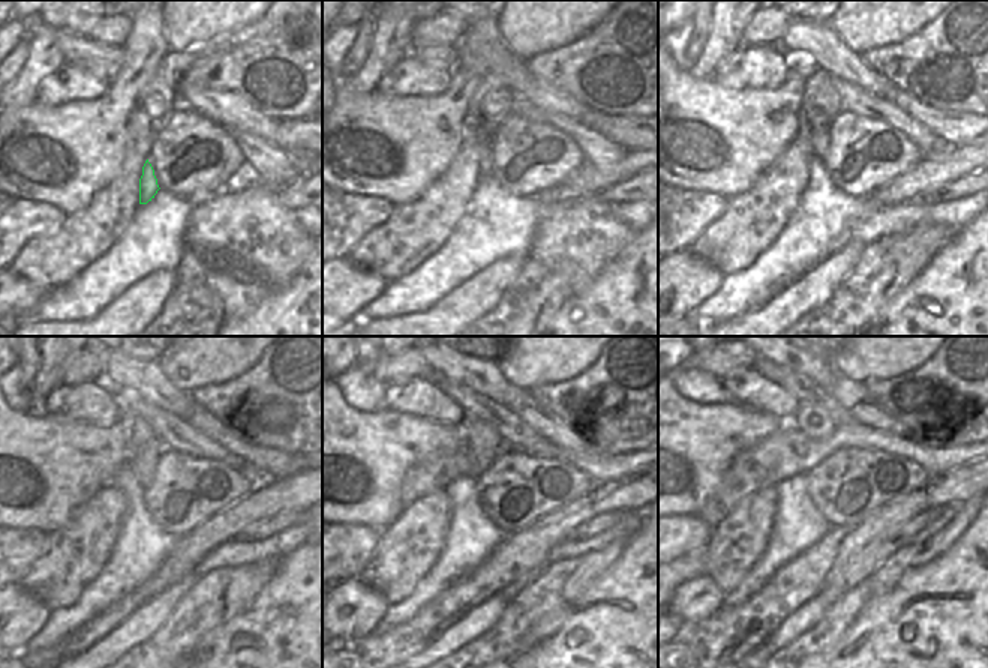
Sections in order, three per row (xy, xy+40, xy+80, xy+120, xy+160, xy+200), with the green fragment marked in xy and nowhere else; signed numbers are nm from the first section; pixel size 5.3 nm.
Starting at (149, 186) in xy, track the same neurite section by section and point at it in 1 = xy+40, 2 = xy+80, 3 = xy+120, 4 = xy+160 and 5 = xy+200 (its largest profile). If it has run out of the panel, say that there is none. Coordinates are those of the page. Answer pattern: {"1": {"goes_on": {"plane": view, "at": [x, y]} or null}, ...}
{"1": {"goes_on": {"plane": "xy+40", "at": [486, 159]}}, "2": {"goes_on": {"plane": "xy+80", "at": [820, 125]}}, "3": {"goes_on": {"plane": "xy+120", "at": [144, 448]}}, "4": {"goes_on": {"plane": "xy+160", "at": [482, 439]}}, "5": {"goes_on": {"plane": "xy+200", "at": [813, 419]}}}

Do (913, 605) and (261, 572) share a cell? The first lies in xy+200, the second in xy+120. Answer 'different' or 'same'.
different

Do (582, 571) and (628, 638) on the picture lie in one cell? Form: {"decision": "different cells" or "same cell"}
{"decision": "different cells"}

